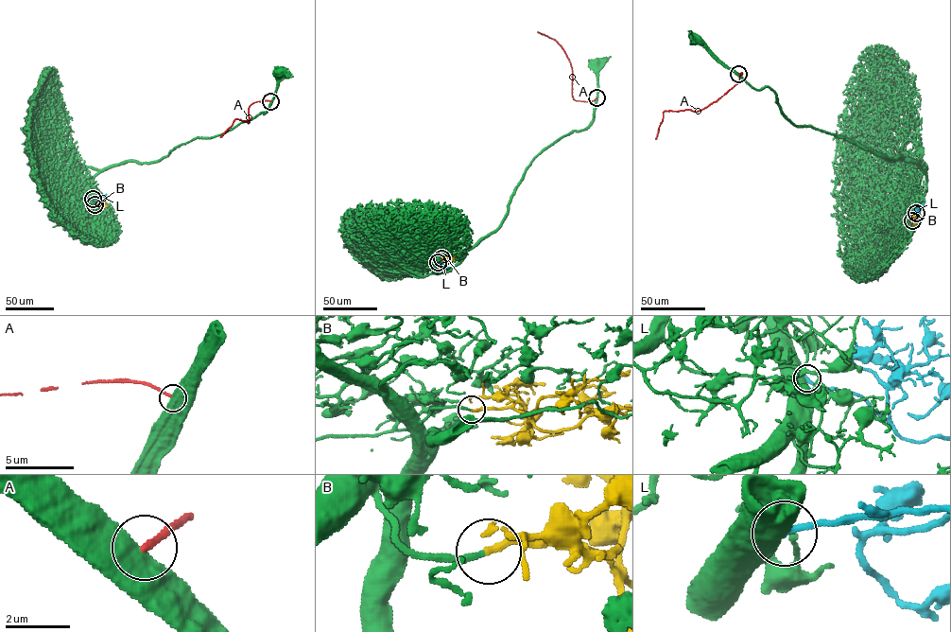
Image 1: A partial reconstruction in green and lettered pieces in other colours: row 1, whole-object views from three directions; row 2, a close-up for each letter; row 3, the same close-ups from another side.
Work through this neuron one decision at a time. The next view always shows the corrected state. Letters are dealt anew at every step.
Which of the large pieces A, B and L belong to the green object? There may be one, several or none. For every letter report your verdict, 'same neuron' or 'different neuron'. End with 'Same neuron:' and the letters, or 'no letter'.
A: different neuron
B: same neuron
L: same neuron
Same neuron: B, L

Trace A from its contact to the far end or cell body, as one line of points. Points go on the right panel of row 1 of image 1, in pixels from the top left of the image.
A: (738, 74), (742, 73), (735, 84), (699, 111), (665, 111), (656, 139)

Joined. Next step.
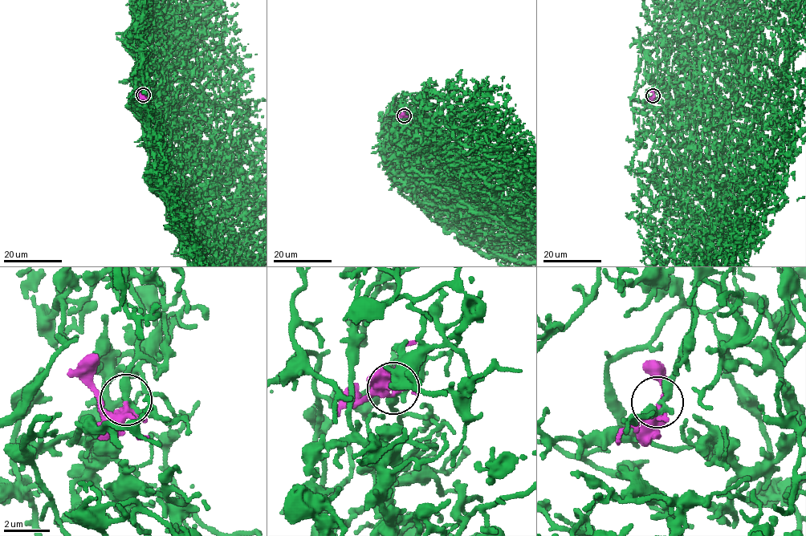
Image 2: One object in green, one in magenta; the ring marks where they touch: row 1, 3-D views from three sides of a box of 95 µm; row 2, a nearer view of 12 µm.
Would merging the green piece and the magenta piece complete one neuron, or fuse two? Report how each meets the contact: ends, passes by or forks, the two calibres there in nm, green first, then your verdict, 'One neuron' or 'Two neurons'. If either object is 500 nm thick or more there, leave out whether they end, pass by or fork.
At the ring green passes by. At the ring magenta forks. Thickness 280 nm (green) against 200 nm. One neuron

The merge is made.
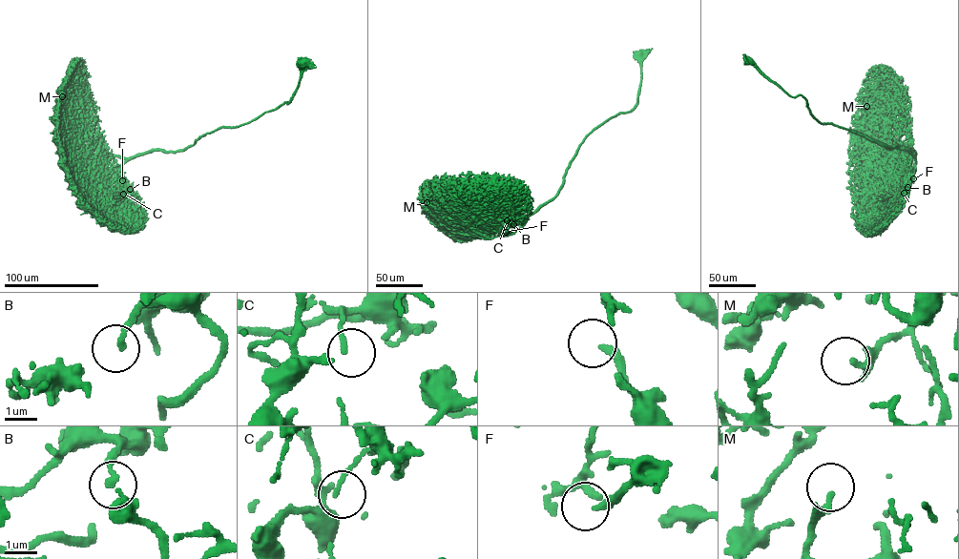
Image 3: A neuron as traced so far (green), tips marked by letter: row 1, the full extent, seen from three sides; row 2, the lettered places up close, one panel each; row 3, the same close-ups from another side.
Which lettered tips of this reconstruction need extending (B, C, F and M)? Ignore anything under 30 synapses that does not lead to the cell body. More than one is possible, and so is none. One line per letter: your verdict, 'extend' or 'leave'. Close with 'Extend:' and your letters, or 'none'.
B: leave
C: leave
F: leave
M: extend
Extend: M

